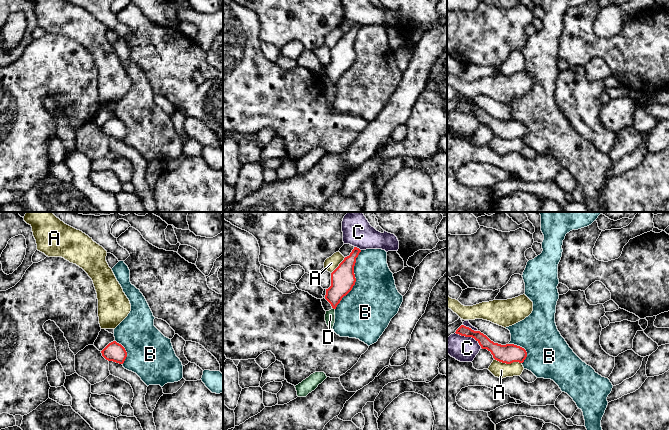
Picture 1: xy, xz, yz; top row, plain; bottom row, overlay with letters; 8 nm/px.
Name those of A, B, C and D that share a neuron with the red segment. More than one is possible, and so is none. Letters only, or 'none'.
D

